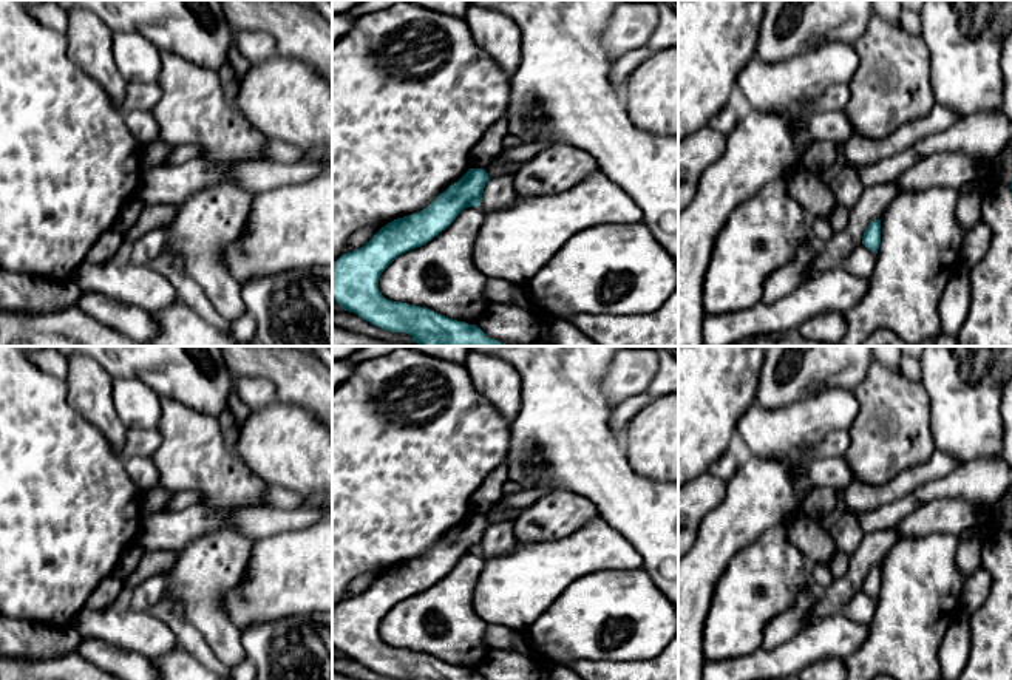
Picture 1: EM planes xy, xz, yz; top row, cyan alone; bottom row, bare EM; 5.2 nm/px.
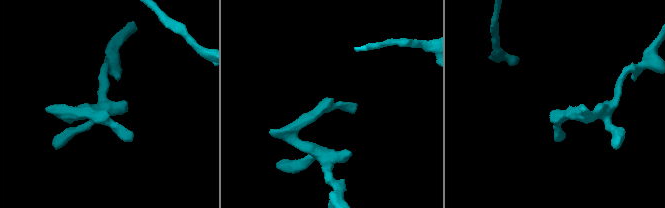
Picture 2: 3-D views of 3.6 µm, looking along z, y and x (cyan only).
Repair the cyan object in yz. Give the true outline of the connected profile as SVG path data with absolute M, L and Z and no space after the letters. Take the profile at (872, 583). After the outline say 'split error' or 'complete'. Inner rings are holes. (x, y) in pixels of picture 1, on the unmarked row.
M874 566L870 569L870 572L864 578L862 590L871 598L878 600L881 590L881 566Z | complete

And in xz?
M470 515L426 555L382 573L363 593L332 609L332 646L374 672L406 680L484 680L428 654L389 648L379 637L382 618L402 600L420 593L445 576L467 553L479 553L490 522Z | complete

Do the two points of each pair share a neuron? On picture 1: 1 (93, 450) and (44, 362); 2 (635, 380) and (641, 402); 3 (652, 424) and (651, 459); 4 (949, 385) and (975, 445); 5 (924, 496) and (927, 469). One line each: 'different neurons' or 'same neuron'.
1: different neurons
2: different neurons
3: same neuron
4: same neuron
5: different neurons

